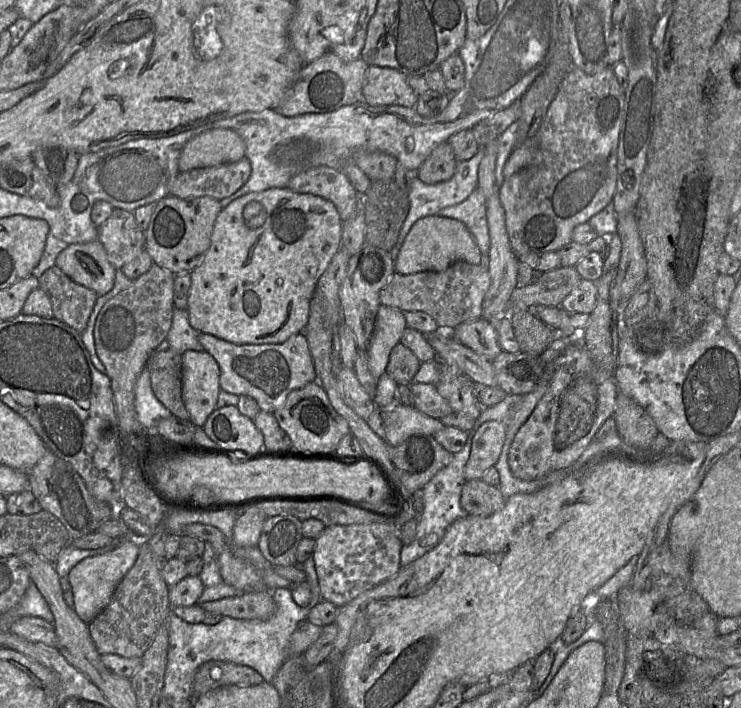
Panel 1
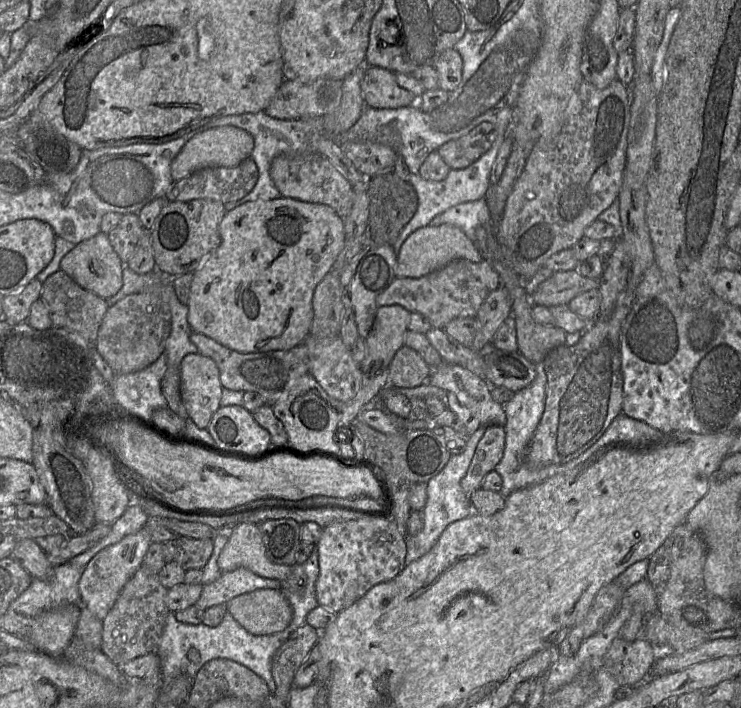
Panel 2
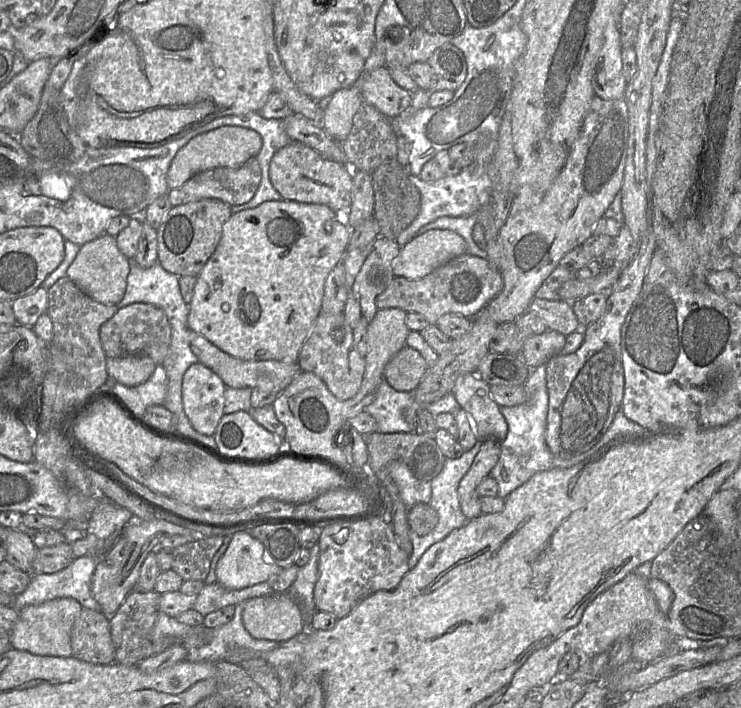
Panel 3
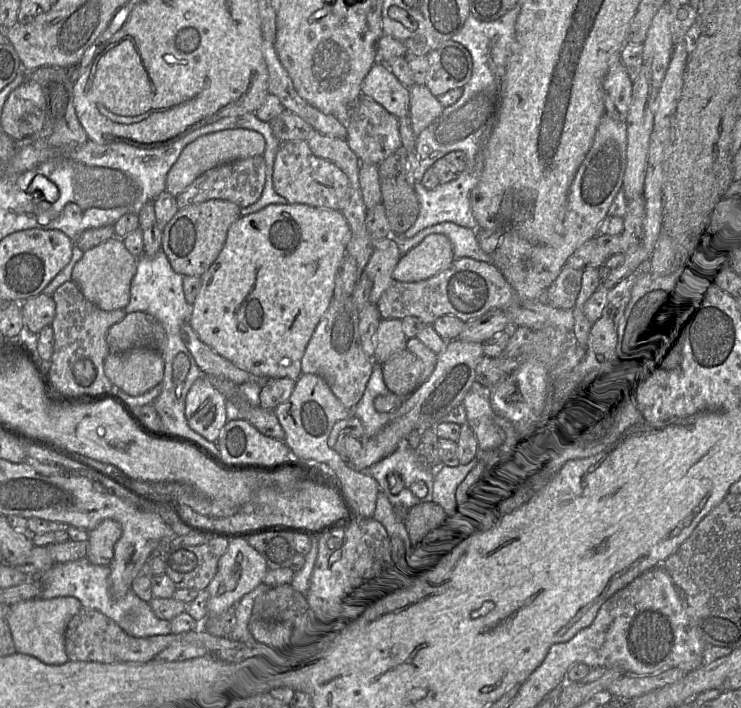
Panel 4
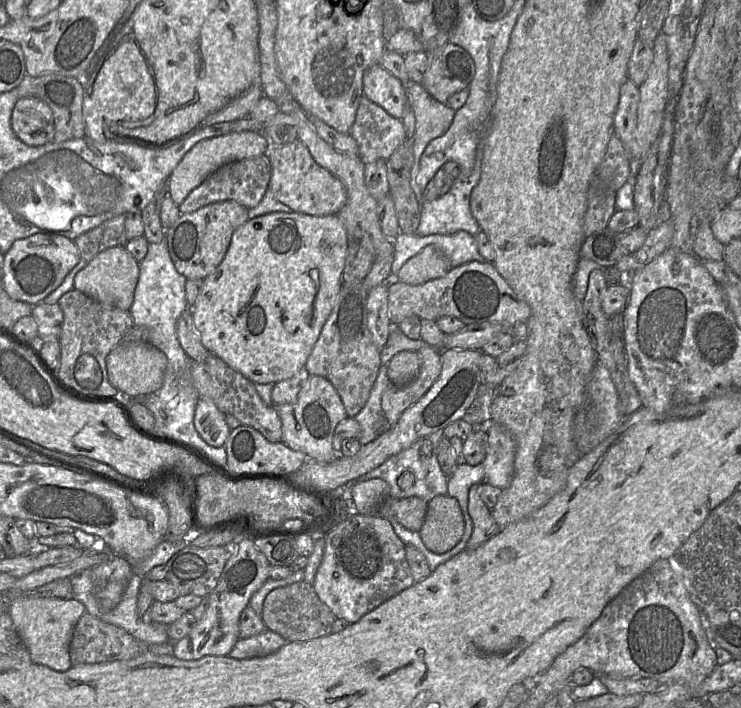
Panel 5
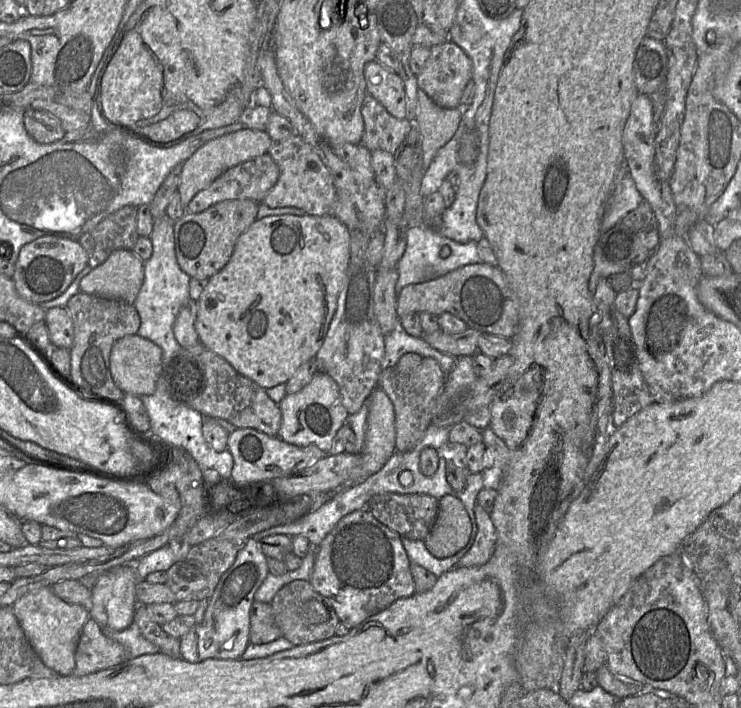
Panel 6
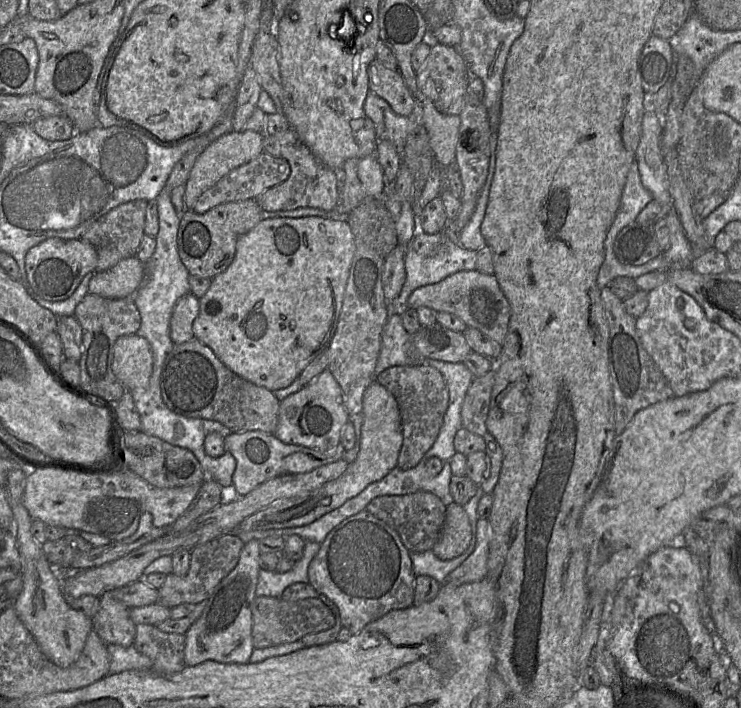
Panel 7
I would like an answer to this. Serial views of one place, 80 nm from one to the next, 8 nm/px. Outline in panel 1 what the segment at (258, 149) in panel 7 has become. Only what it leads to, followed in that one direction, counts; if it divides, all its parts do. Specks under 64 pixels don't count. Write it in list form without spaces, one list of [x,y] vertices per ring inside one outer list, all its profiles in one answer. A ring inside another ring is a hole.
[[[211,129],[186,143],[178,160],[180,173],[196,168],[217,167],[245,158],[246,145],[231,129]]]

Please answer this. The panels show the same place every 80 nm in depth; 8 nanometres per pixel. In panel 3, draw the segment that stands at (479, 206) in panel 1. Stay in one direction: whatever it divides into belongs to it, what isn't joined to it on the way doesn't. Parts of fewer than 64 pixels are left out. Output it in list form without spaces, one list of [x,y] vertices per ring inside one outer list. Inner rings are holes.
[[[478,211],[465,217],[443,216],[421,227],[415,236],[432,229],[452,230],[459,234],[467,244],[467,254],[487,259],[487,253],[481,249],[472,237],[474,225],[478,222]]]

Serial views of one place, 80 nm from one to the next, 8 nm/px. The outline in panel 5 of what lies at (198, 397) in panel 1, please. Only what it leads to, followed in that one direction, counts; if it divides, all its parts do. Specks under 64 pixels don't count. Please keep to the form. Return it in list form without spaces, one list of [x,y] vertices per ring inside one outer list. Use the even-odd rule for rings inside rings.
[[[198,399],[193,422],[195,429],[207,444],[213,447],[224,447],[230,429],[225,415],[210,399]]]

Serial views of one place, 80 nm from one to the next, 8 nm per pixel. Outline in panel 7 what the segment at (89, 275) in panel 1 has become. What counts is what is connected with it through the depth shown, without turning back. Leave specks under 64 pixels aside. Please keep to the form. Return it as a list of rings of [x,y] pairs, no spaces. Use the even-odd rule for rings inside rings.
[[[131,256],[120,260],[108,270],[95,273],[89,282],[88,292],[107,298],[132,297],[143,283],[144,278],[145,264],[137,256]]]

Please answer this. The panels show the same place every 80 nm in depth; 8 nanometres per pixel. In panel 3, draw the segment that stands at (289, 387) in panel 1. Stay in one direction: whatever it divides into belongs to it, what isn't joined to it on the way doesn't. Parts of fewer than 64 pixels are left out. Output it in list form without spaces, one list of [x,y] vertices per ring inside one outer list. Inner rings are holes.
[[[188,330],[188,336],[189,345],[197,357],[198,362],[216,373],[226,387],[259,389],[269,393],[280,394],[301,372],[298,360],[297,362],[284,362],[277,360],[242,360],[225,353],[208,341],[204,336],[194,332],[193,330]]]

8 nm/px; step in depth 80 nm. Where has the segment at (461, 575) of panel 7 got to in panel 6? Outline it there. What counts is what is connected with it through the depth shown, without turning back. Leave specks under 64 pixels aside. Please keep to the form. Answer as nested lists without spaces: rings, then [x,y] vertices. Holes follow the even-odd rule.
[[[479,503],[474,506],[477,534],[470,549],[455,567],[478,567],[489,561],[497,543],[497,532],[490,514]]]

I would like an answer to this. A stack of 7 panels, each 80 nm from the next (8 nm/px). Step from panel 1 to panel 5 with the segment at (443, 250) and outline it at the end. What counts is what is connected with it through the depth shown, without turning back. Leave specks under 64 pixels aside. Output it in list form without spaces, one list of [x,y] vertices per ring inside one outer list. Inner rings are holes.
[[[432,245],[424,247],[400,268],[396,280],[406,284],[421,284],[444,276],[451,269],[444,254]]]

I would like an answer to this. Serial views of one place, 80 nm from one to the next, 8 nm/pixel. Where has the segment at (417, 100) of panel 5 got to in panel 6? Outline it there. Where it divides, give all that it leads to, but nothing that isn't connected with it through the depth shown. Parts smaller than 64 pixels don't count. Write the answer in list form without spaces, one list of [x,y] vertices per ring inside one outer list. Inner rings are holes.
[[[420,88],[417,97],[414,125],[421,136],[423,171],[425,171],[437,151],[455,135],[463,109],[440,107]]]

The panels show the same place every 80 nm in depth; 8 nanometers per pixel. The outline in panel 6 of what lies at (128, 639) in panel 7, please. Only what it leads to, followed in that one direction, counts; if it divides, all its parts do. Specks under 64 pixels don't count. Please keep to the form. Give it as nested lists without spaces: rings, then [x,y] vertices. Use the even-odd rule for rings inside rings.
[[[122,565],[101,572],[91,590],[90,618],[102,629],[127,629],[133,622],[138,604],[135,587],[139,581],[135,568]]]

